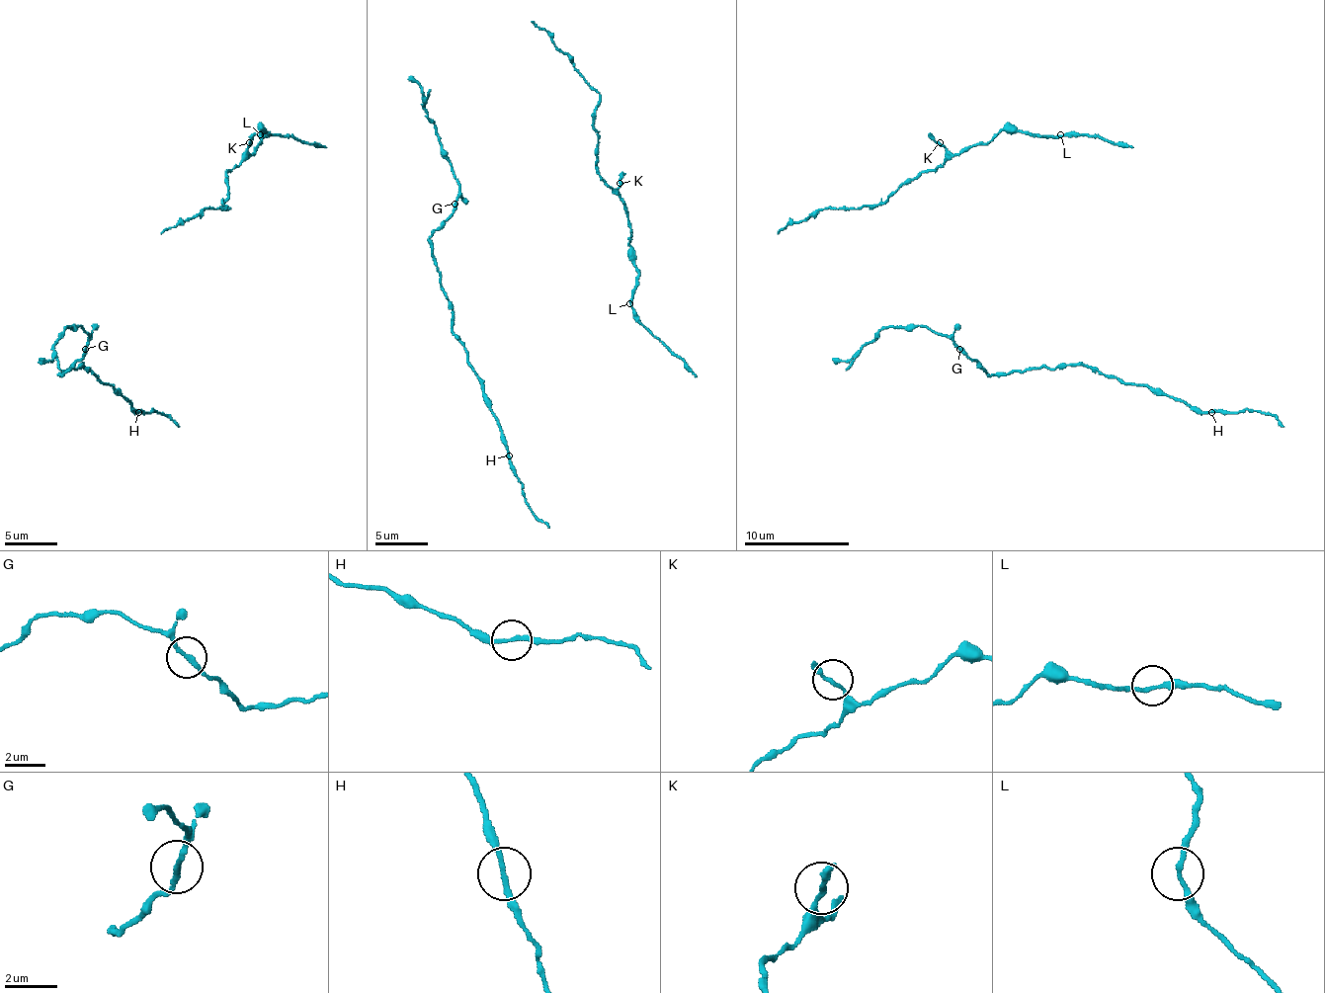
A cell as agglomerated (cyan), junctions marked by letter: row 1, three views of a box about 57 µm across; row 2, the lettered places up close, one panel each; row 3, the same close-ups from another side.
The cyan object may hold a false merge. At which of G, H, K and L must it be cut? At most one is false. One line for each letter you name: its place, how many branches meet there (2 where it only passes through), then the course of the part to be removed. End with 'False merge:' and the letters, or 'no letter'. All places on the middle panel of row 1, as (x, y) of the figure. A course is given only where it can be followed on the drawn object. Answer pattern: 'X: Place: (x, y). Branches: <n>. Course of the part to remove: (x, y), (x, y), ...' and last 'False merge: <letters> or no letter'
H: Place: (509, 455). Branches: 2. Course of the part to remove: (509, 455), (509, 468), (523, 484), (525, 503), (548, 527)
False merge: H

